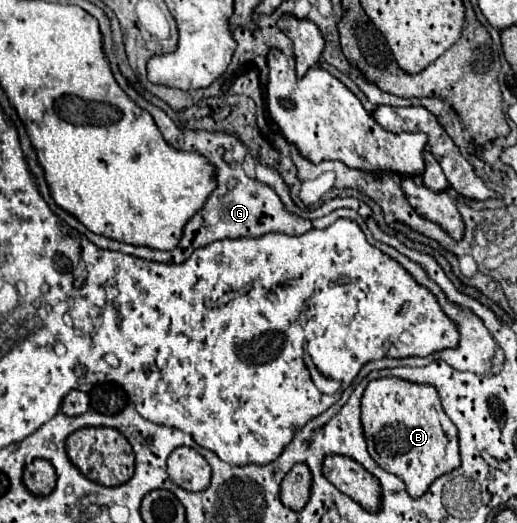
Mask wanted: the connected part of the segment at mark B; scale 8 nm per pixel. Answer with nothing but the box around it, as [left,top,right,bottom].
[360,378,460,498]

